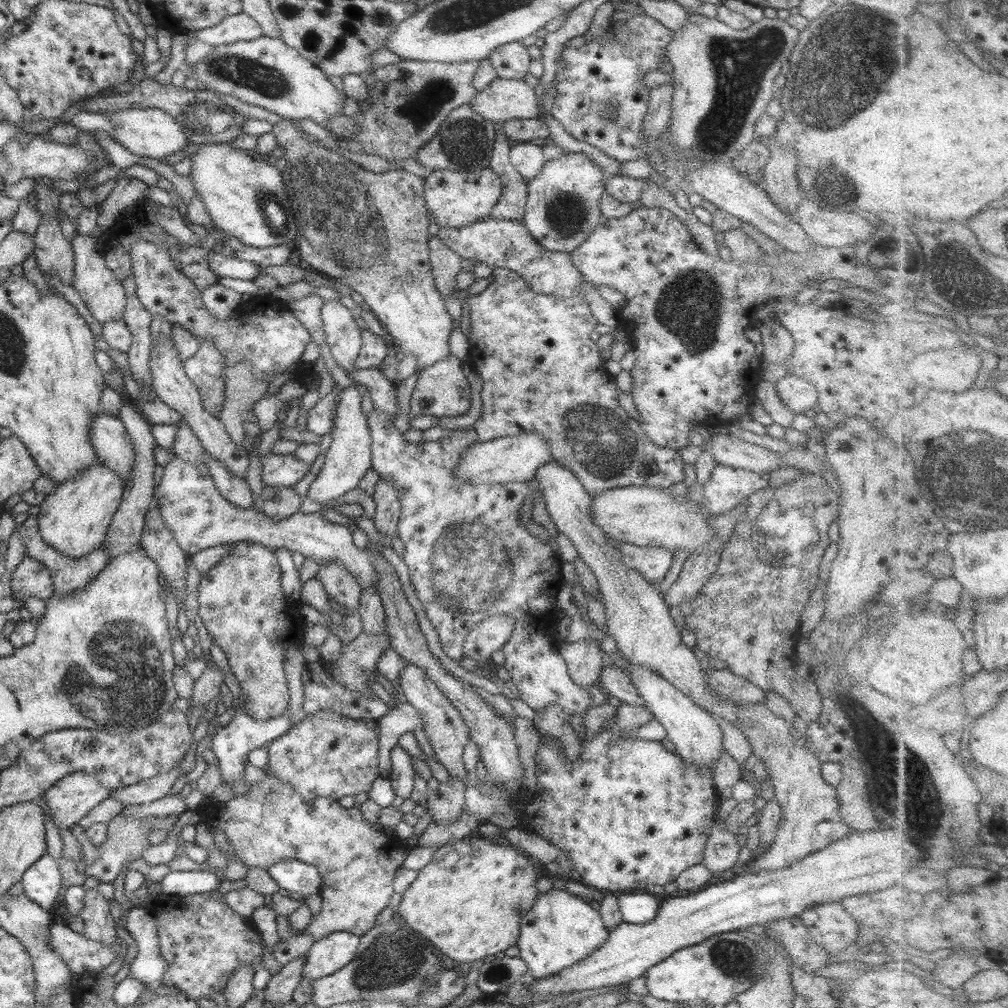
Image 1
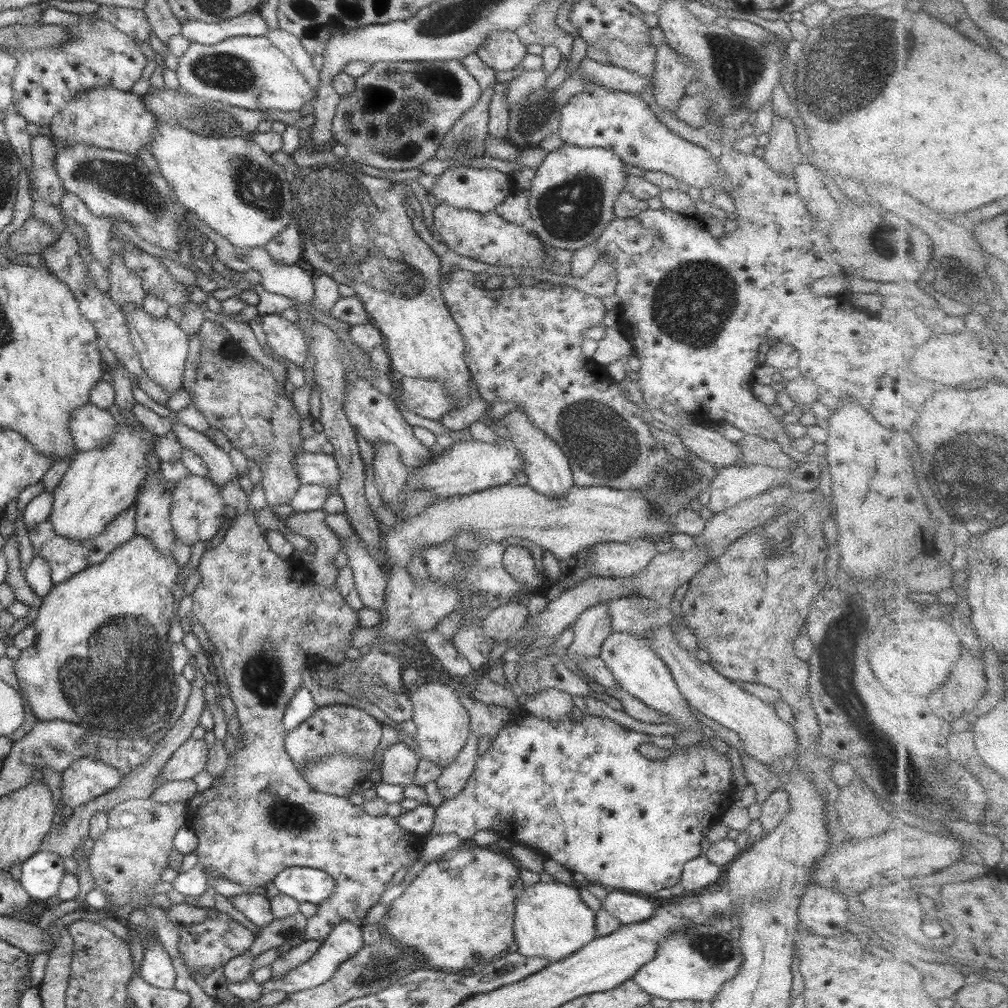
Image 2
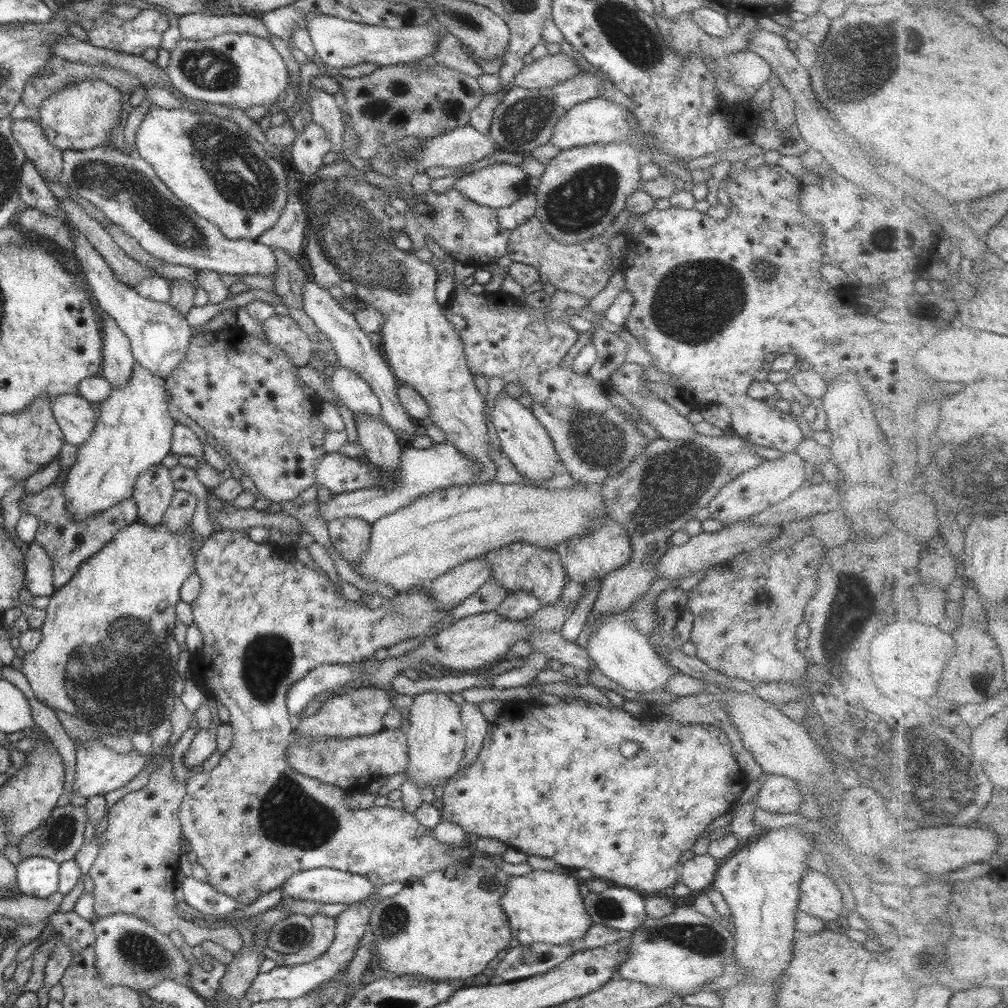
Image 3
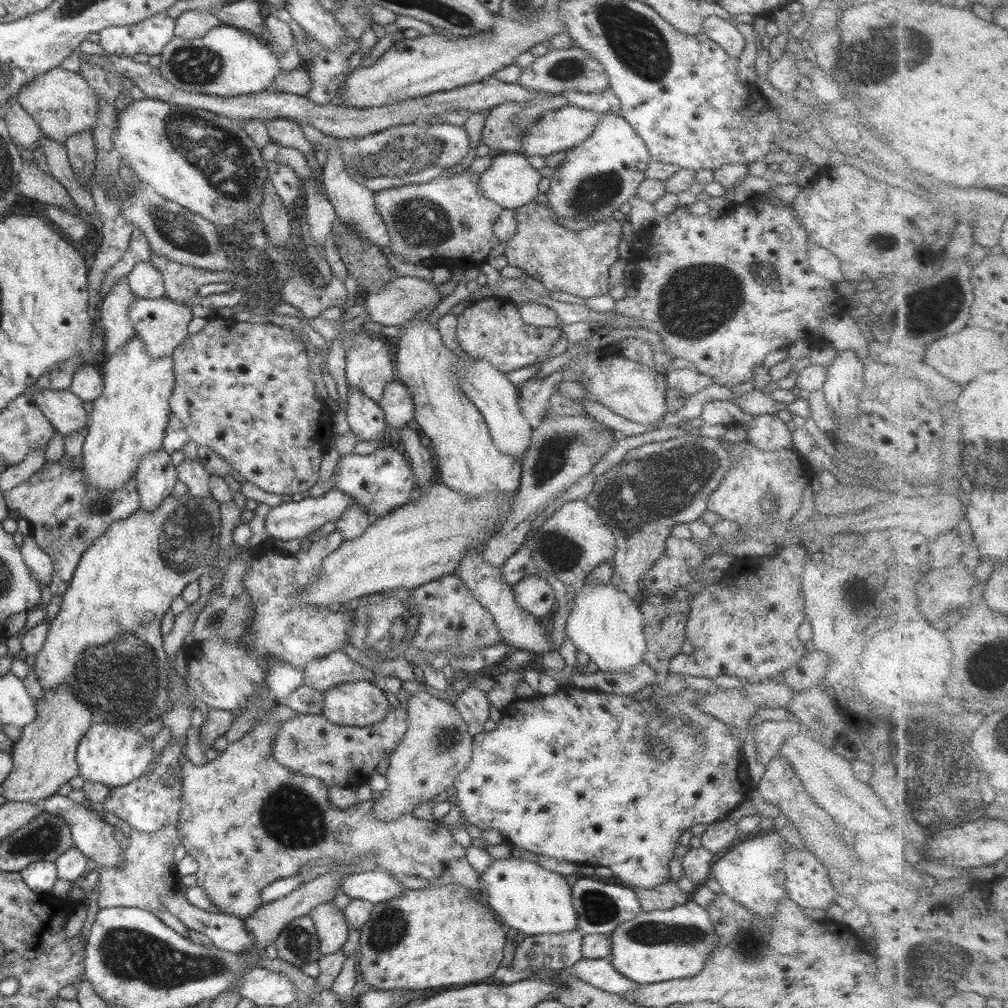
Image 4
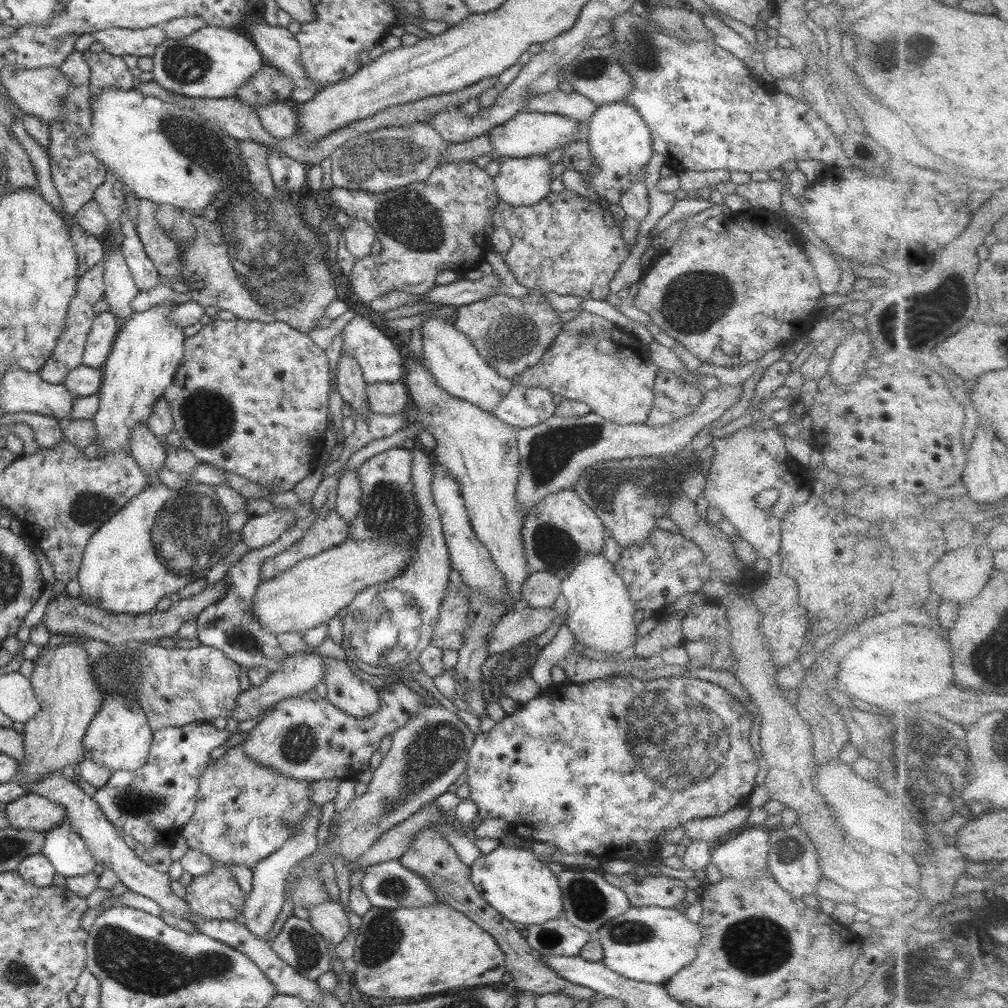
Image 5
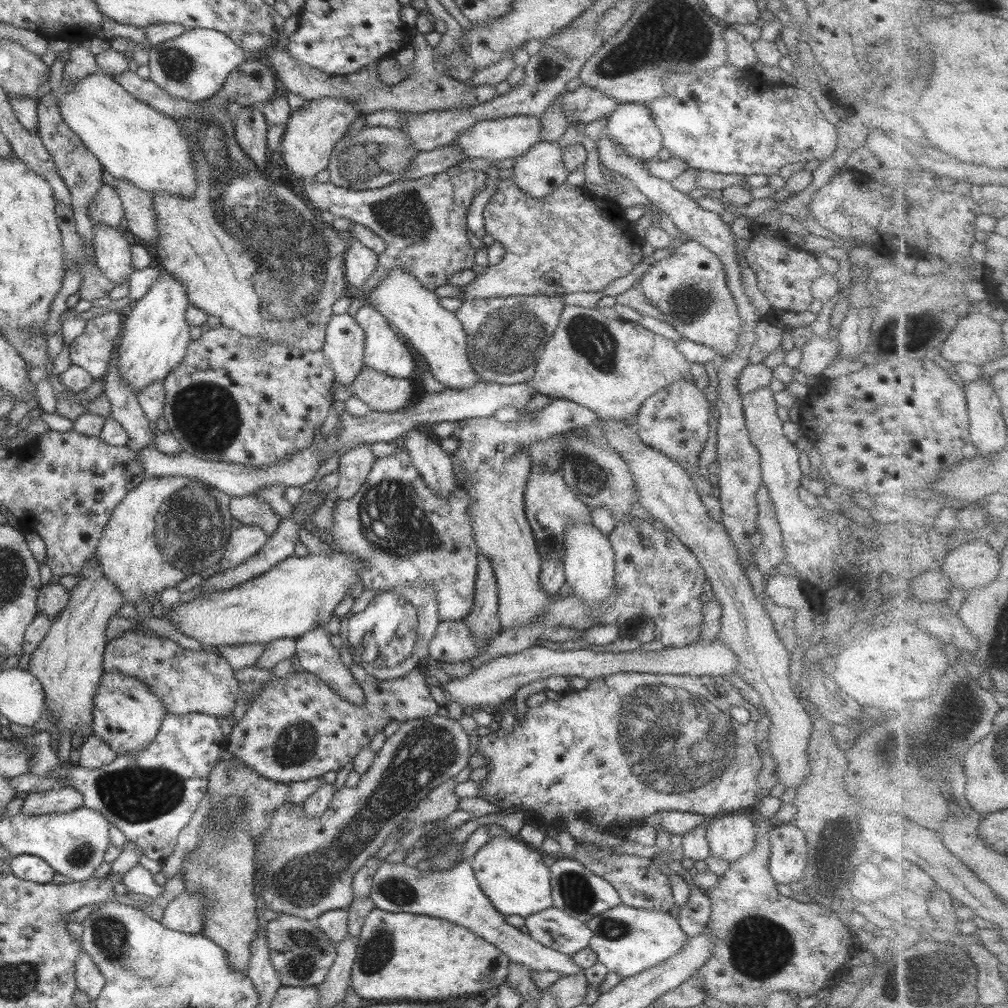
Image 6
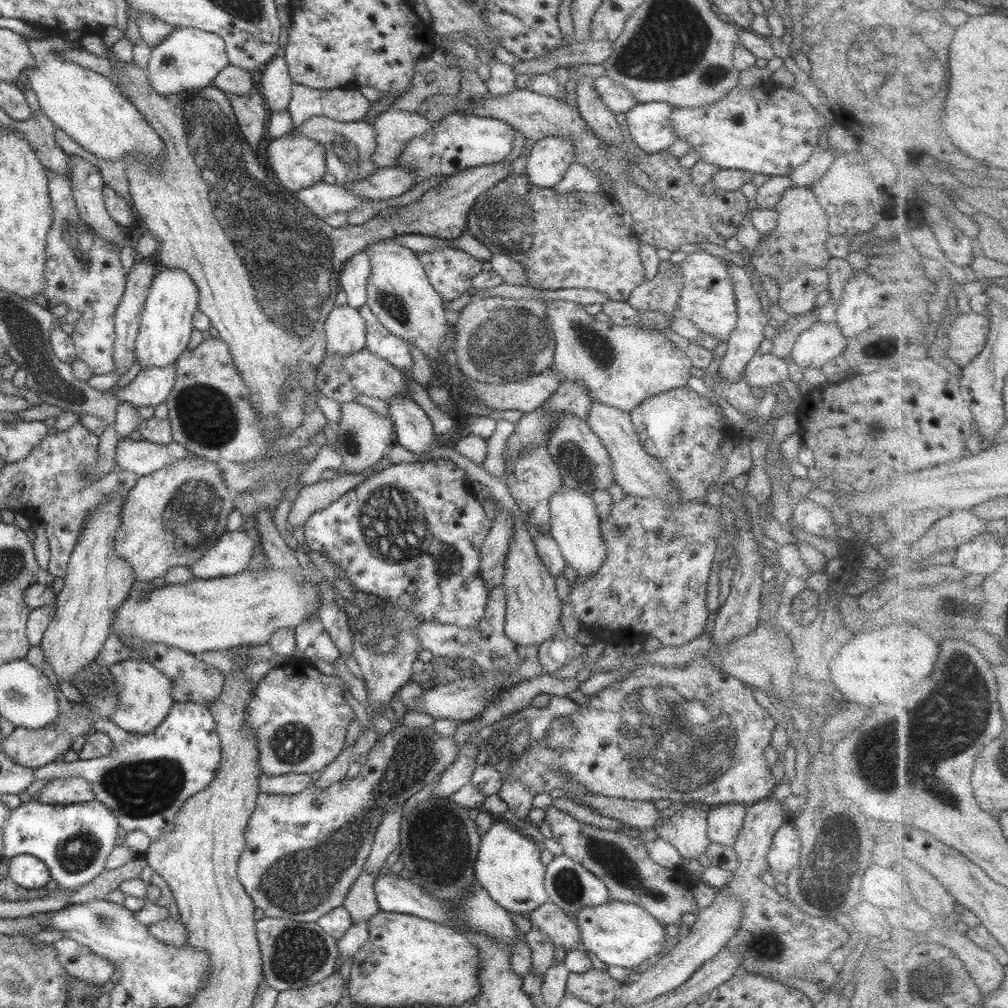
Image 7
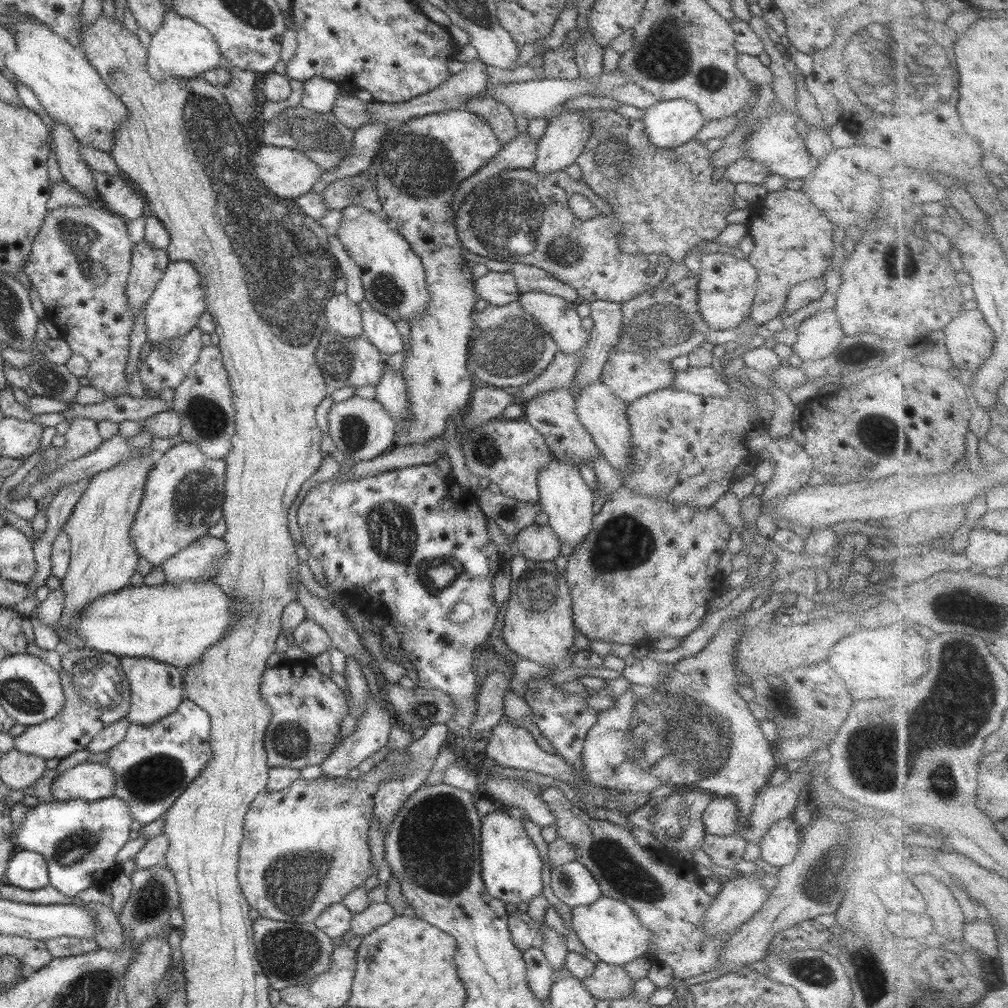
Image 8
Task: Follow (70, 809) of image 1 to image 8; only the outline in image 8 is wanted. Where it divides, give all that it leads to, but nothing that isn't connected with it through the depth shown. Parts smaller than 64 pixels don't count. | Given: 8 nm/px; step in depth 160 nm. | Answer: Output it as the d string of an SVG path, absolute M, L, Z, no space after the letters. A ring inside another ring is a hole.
M121 657L120 659L125 676L129 680L131 709L126 719L131 724L151 725L153 722L158 722L168 714L172 714L184 701L181 668L153 658Z

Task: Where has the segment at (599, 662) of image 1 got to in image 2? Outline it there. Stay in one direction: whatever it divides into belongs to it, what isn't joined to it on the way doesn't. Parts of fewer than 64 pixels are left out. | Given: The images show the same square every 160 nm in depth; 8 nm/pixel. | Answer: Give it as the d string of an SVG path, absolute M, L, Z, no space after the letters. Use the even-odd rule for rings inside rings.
M596 604L582 612L573 623L573 631L574 640L564 653L578 663L576 672L581 674L581 660L598 657L605 639L613 633L612 617L606 604Z

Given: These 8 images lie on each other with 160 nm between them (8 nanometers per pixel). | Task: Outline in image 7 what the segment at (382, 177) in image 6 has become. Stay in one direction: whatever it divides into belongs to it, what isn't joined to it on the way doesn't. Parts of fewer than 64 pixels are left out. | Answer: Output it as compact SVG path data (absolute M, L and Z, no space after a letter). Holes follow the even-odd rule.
M312 116L300 126L294 127L297 134L315 140L323 146L327 172L336 177L337 184L360 182L374 174L377 168L371 161L375 149L375 132L373 126L366 120L360 122L338 122L327 116Z

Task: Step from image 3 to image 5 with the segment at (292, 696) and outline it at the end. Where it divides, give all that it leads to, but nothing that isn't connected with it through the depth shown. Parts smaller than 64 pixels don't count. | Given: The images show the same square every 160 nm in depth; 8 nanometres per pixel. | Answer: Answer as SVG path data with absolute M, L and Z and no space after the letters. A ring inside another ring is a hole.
M313 511L304 519L297 519L296 525L287 531L278 539L276 543L270 544L262 549L250 551L245 554L238 562L232 563L224 574L222 579L227 588L226 596L216 604L211 604L201 612L196 620L198 626L198 639L202 645L211 646L221 650L228 658L237 662L239 666L248 668L256 667L258 669L266 667L273 673L281 663L281 660L288 655L276 639L276 633L270 633L261 628L260 623L251 612L251 604L257 584L261 581L261 566L263 562L284 552L292 544L296 544L298 539L304 534L304 531L315 521L316 513Z

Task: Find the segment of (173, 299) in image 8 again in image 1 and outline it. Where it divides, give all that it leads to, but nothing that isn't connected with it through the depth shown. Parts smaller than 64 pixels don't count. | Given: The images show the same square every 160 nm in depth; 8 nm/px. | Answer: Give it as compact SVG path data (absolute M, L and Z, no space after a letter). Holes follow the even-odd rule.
M101 463L89 466L89 468L80 472L80 476L61 484L56 491L48 495L40 504L41 511L37 515L37 521L39 522L39 531L44 543L52 546L52 549L58 550L60 554L72 559L82 558L82 556L90 554L92 550L102 547L110 523L121 505L125 488L126 485L118 478L118 474Z

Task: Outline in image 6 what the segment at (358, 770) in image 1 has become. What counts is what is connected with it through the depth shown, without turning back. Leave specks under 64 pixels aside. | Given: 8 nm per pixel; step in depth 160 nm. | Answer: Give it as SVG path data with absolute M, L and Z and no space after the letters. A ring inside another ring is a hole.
M317 628L296 638L296 655L304 671L319 676L336 694L350 704L364 704L364 692L354 680L351 670L340 659L325 628Z

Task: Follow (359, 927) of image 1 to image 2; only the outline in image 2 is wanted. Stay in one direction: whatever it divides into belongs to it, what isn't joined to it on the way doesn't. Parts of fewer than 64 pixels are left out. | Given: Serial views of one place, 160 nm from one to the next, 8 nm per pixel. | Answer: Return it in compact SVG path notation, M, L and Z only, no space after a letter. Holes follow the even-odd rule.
M232 478L232 482L218 487L218 491L220 491L220 497L222 497L225 504L235 508L238 513L228 525L228 530L226 535L222 538L222 542L220 542L216 548L206 550L200 558L200 564L198 564L197 569L199 569L199 573L201 574L201 580L192 594L192 611L195 616L194 618L205 628L214 648L216 648L220 656L222 656L220 664L222 665L222 670L225 672L228 687L225 687L220 681L218 681L218 687L221 690L223 698L230 697L236 706L236 716L238 717L238 722L240 722L240 738L237 742L242 744L242 748L236 747L234 754L229 757L223 773L216 778L216 781L220 780L219 785L212 785L203 792L196 792L194 797L186 802L188 826L194 830L198 837L198 846L194 852L198 857L198 863L202 867L213 868L216 872L220 872L224 879L231 880L244 887L244 889L252 889L252 891L258 887L268 887L277 874L280 874L280 872L290 867L314 867L315 869L323 870L330 874L332 878L336 879L336 891L334 891L334 895L332 895L331 899L318 905L317 914L307 920L306 931L304 932L305 941L324 940L340 922L350 922L358 927L365 925L368 910L380 902L384 891L386 891L387 887L392 883L394 873L401 868L407 868L409 864L413 864L420 859L425 838L402 828L402 826L398 824L396 817L390 817L387 814L384 816L372 816L365 810L362 810L361 806L350 803L348 797L336 796L314 790L306 780L304 780L303 774L301 773L302 770L297 767L297 764L286 752L285 738L288 732L285 729L283 718L286 707L295 696L295 691L302 685L302 679L300 679L302 678L302 671L304 668L307 668L310 662L314 662L316 658L325 658L330 649L344 656L344 660L348 658L346 652L347 648L351 646L353 632L361 628L359 614L346 603L342 595L340 595L338 588L319 585L314 582L312 578L308 577L306 574L306 563L304 563L300 557L292 556L292 558L288 560L282 560L282 558L272 552L265 538L261 523L256 516L256 512L247 507L249 496L242 490L239 478Z

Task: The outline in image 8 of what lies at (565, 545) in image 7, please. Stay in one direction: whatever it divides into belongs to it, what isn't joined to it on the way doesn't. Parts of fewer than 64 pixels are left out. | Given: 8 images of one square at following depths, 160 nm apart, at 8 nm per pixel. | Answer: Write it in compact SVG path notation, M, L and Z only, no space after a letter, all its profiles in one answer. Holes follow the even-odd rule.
M552 457L548 466L544 466L538 474L538 491L543 512L549 516L549 525L556 533L559 541L571 546L573 552L580 544L584 544L583 538L592 526L592 506L594 503L593 490L590 489L582 476L574 466L568 466L566 462L560 462Z

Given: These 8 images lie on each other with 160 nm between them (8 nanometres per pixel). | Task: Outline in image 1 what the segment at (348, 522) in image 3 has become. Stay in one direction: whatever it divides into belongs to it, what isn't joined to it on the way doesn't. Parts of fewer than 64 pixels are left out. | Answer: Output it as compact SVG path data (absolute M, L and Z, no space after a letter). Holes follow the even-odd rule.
M374 587L362 589L356 612L362 617L363 631L366 634L377 635L384 632L385 608Z

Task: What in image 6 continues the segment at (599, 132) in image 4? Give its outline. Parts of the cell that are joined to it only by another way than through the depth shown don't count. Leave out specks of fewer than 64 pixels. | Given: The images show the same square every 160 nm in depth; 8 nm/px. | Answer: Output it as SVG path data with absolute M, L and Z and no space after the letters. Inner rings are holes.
M622 103L607 117L606 134L621 149L641 161L655 160L663 147L663 136L647 104Z

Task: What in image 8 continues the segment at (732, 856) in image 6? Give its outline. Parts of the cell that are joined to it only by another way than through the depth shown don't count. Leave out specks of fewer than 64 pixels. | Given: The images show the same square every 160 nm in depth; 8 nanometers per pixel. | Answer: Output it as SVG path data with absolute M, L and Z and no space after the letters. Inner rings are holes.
M714 796L703 812L705 831L718 836L736 834L742 809L744 808L736 799Z

